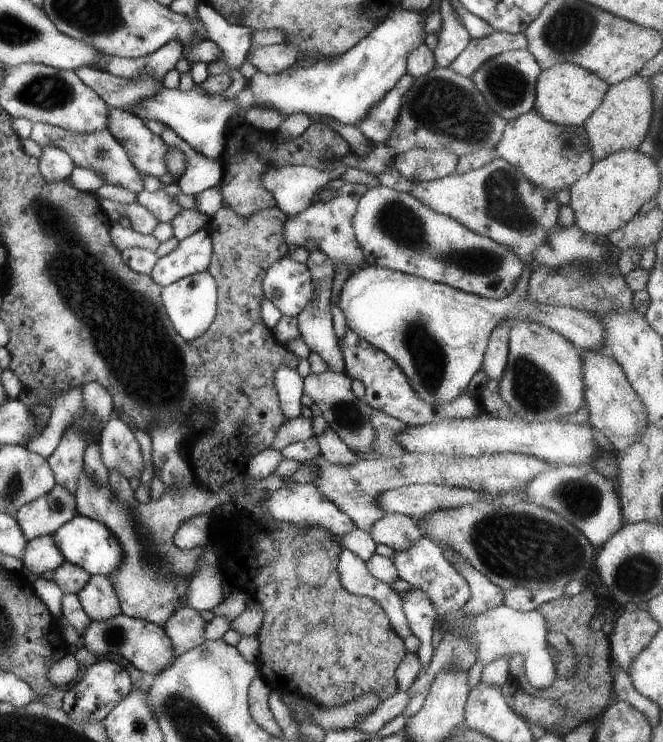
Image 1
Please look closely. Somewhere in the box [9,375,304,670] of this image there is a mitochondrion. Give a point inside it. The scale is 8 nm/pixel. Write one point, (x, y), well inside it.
(114, 636)

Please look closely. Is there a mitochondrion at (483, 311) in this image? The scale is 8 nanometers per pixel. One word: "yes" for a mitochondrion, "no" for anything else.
no

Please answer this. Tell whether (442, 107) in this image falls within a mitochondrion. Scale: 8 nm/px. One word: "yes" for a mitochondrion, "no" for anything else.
yes

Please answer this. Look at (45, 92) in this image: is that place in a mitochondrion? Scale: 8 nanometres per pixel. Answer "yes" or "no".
yes

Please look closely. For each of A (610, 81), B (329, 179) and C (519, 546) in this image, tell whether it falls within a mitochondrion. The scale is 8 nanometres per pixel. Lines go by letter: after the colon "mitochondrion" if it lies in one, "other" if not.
A: other
B: other
C: mitochondrion

